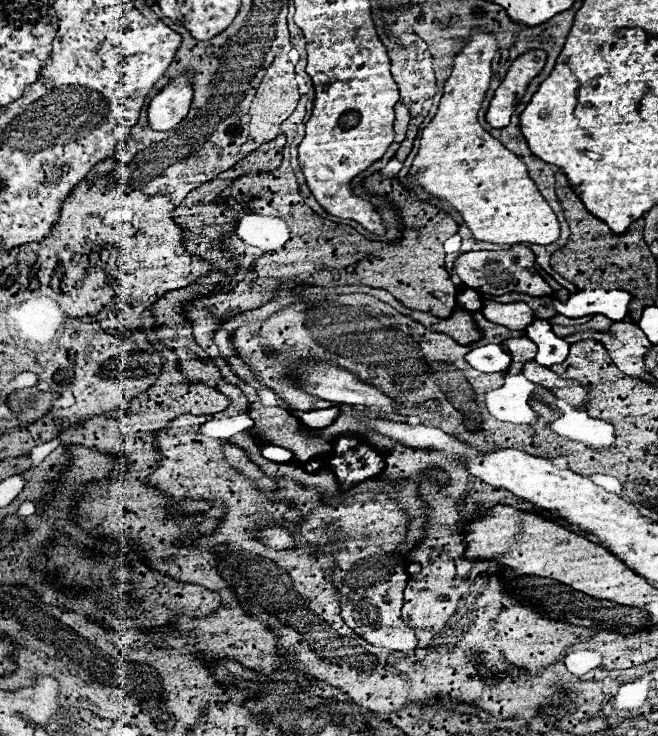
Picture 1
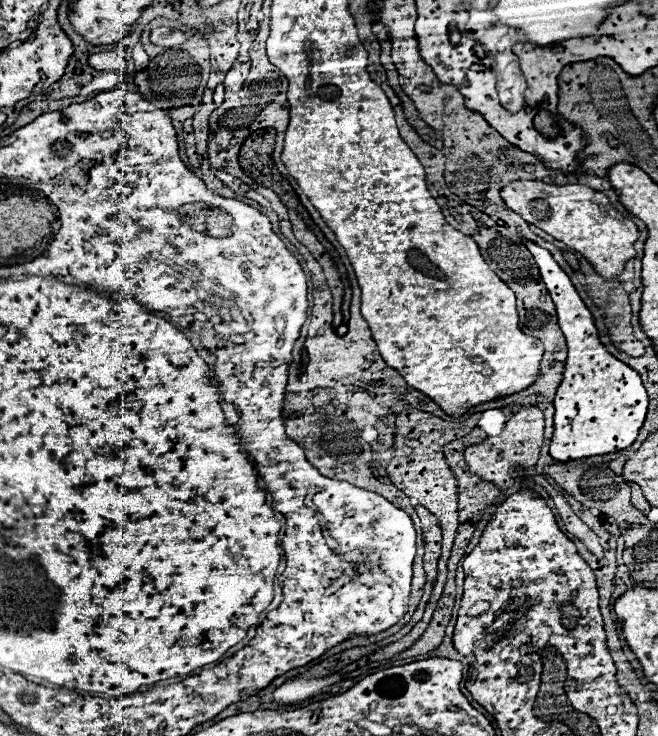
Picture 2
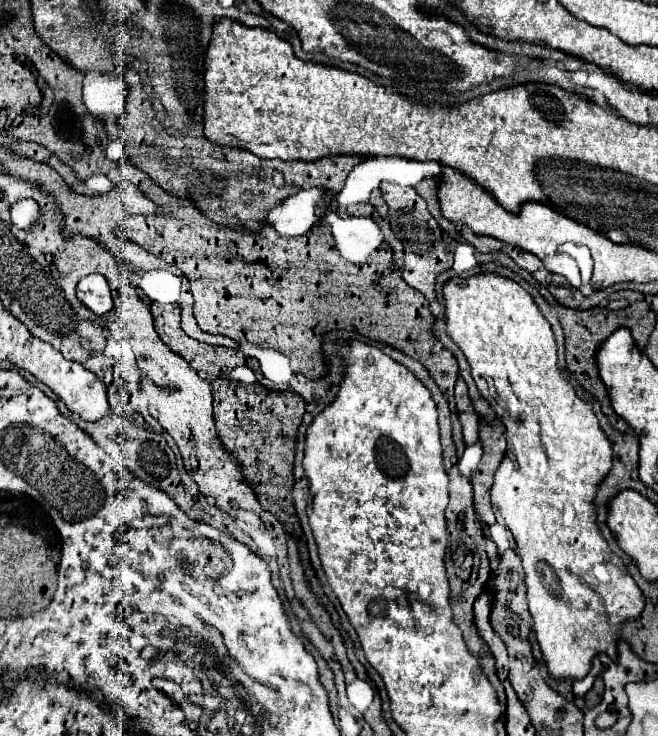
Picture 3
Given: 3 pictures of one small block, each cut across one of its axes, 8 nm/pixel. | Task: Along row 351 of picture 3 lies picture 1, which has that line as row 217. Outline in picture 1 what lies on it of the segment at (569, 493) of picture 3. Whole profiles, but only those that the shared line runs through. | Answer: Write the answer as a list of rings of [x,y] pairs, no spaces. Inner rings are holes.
[[[472,28],[470,42],[454,58],[454,68],[444,84],[440,108],[420,134],[420,150],[412,162],[410,180],[426,194],[458,210],[474,238],[480,242],[530,242],[546,246],[560,236],[556,214],[528,176],[526,164],[478,124],[478,110],[490,86],[490,64],[496,50],[498,42],[494,34]]]

